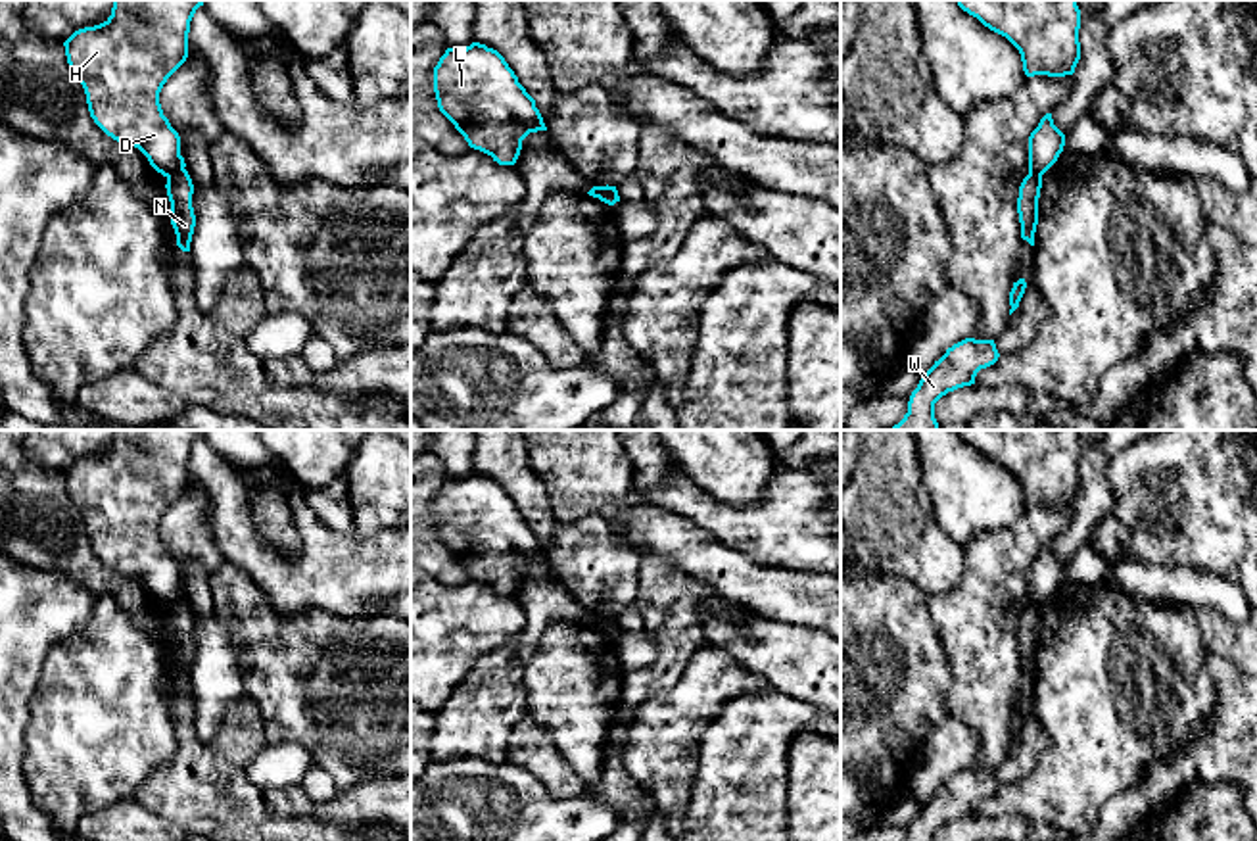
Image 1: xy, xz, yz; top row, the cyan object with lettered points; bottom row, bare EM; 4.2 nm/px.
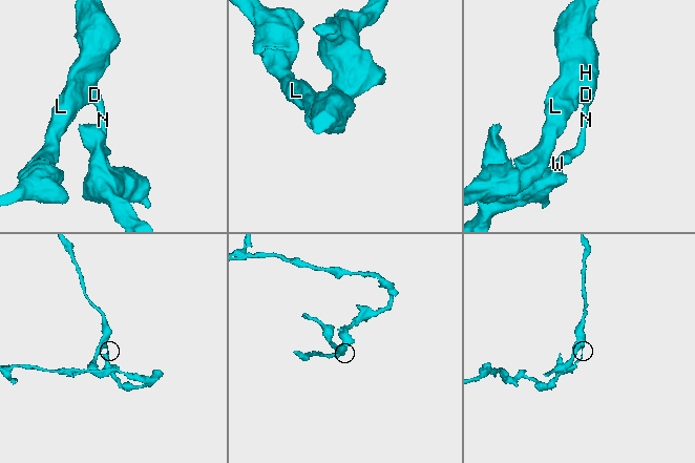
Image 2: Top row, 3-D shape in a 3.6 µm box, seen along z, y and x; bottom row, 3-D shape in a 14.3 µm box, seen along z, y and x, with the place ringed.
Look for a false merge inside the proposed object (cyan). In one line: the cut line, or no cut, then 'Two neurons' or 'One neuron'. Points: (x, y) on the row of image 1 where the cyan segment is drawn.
Split along xy (183, 168), (167, 177). Two neurons

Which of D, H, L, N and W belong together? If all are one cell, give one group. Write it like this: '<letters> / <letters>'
D H L / N W

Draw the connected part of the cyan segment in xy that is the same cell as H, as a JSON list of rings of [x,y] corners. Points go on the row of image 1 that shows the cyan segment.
[[[113,0],[111,15],[65,42],[94,123],[138,148],[163,177],[186,167],[159,92],[188,58],[190,21],[205,0]]]

